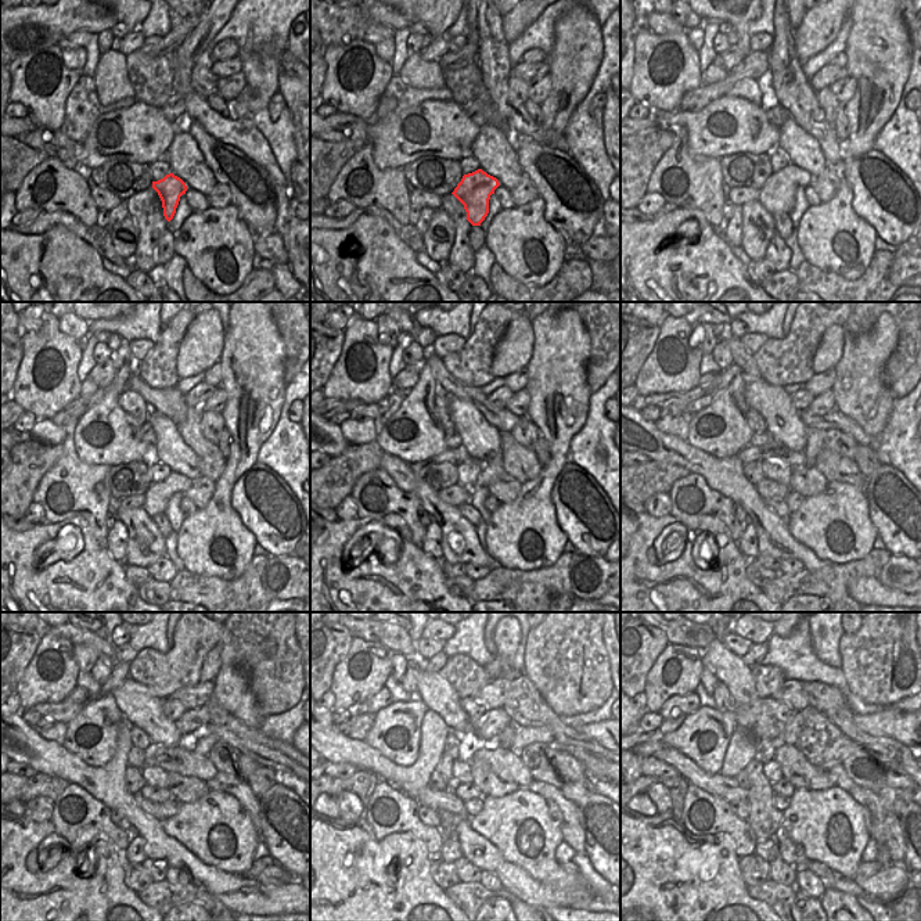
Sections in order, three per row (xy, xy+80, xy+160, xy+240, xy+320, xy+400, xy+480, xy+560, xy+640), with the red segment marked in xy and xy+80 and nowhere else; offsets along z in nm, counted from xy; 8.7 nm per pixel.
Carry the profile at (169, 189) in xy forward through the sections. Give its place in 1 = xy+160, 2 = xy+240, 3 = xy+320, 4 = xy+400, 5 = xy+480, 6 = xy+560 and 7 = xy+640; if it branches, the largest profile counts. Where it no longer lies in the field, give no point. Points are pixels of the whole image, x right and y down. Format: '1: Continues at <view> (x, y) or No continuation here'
1: Continues at xy+160 (777, 197)
2: Continues at xy+240 (157, 497)
3: Continues at xy+320 (493, 470)
4: Continues at xy+400 (815, 445)
5: Continues at xy+480 (204, 744)
6: Continues at xy+560 (525, 736)
7: Continues at xy+640 (899, 725)

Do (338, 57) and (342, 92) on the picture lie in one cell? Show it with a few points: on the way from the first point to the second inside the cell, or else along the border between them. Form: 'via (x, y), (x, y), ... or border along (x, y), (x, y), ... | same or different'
via (335, 65), (340, 83) | same

